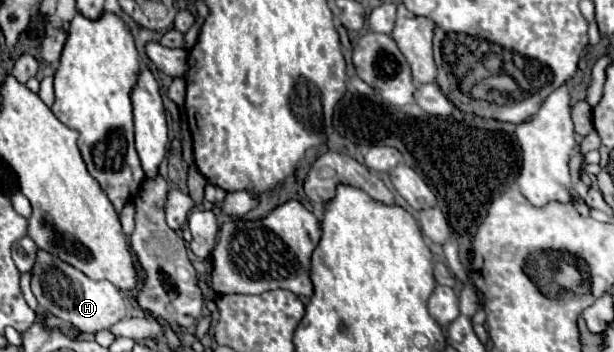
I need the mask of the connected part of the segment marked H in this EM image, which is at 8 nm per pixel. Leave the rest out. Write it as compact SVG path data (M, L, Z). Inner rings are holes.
M45 251L37 253L31 289L33 289L41 309L71 323L75 329L79 329L81 333L87 333L87 335L97 335L99 331L113 327L127 313L123 297L113 283L109 283L105 279L93 281L85 273L77 271L75 267L63 263L61 259L57 259Z

